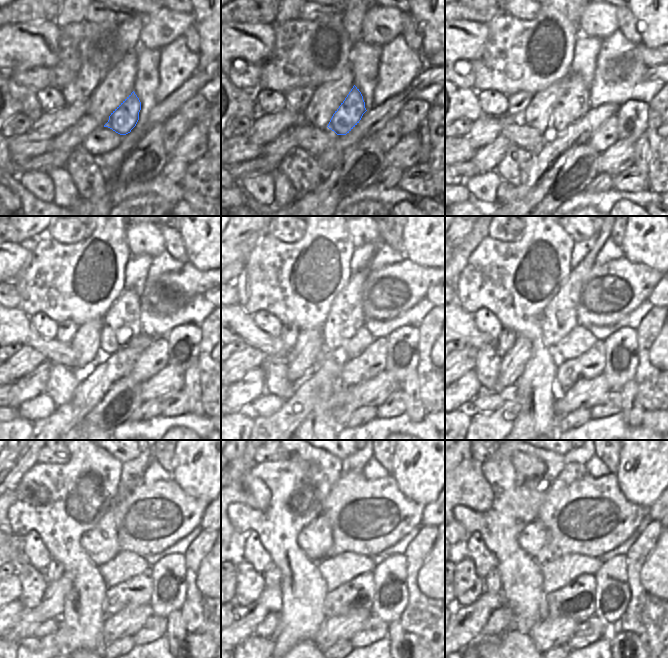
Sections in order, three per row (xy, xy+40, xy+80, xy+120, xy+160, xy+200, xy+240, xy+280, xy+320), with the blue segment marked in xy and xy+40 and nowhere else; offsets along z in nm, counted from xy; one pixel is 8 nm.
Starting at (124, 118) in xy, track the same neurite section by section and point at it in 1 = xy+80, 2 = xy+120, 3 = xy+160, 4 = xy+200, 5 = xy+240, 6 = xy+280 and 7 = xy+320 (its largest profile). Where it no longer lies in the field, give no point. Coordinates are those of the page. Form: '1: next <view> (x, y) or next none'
1: next xy+80 (574, 104)
2: next xy+120 (122, 322)
3: next xy+160 (345, 318)
4: next xy+200 (560, 316)
5: next xy+240 (101, 543)
6: next xy+280 (316, 539)
7: next xy+320 (534, 536)

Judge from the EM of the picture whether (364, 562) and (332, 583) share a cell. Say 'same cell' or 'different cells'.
same cell

